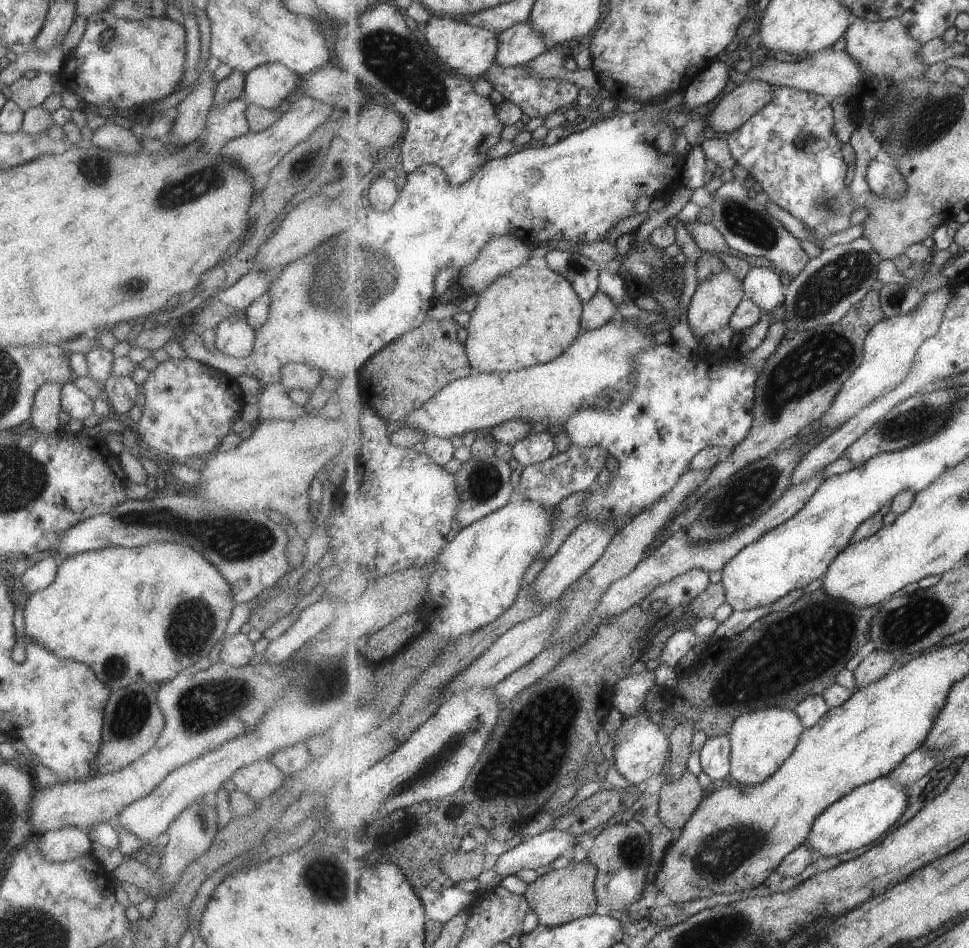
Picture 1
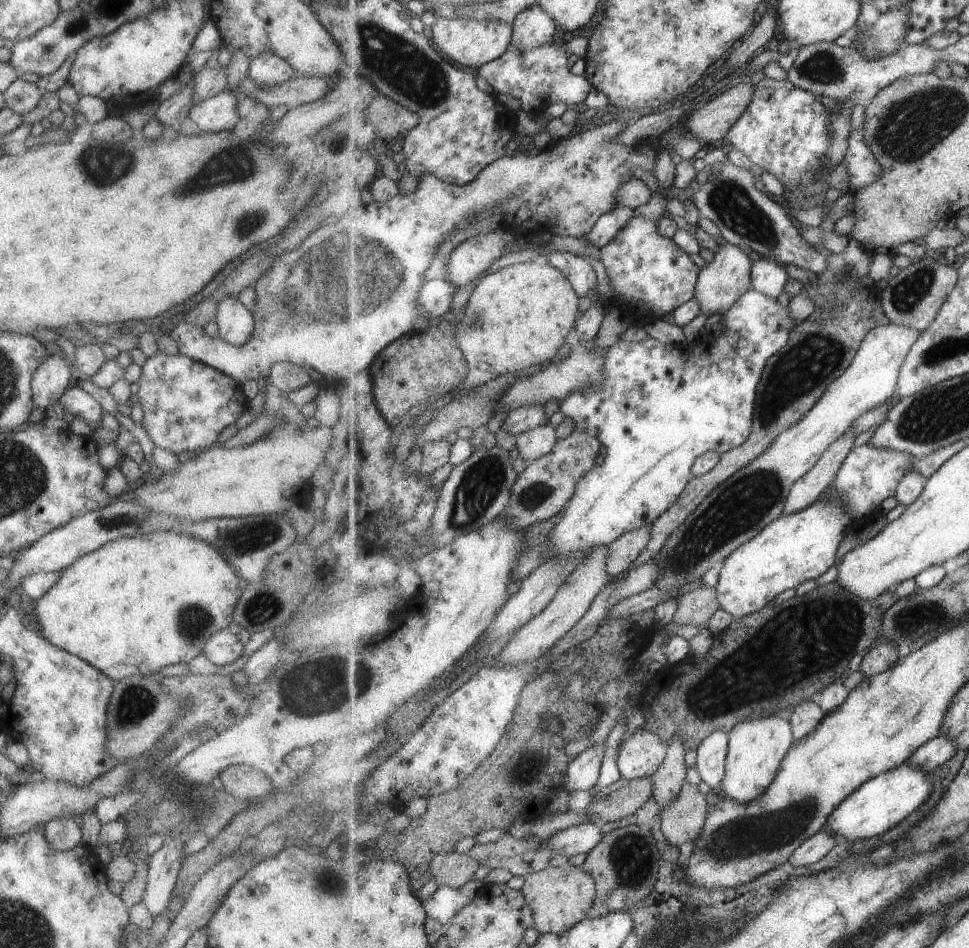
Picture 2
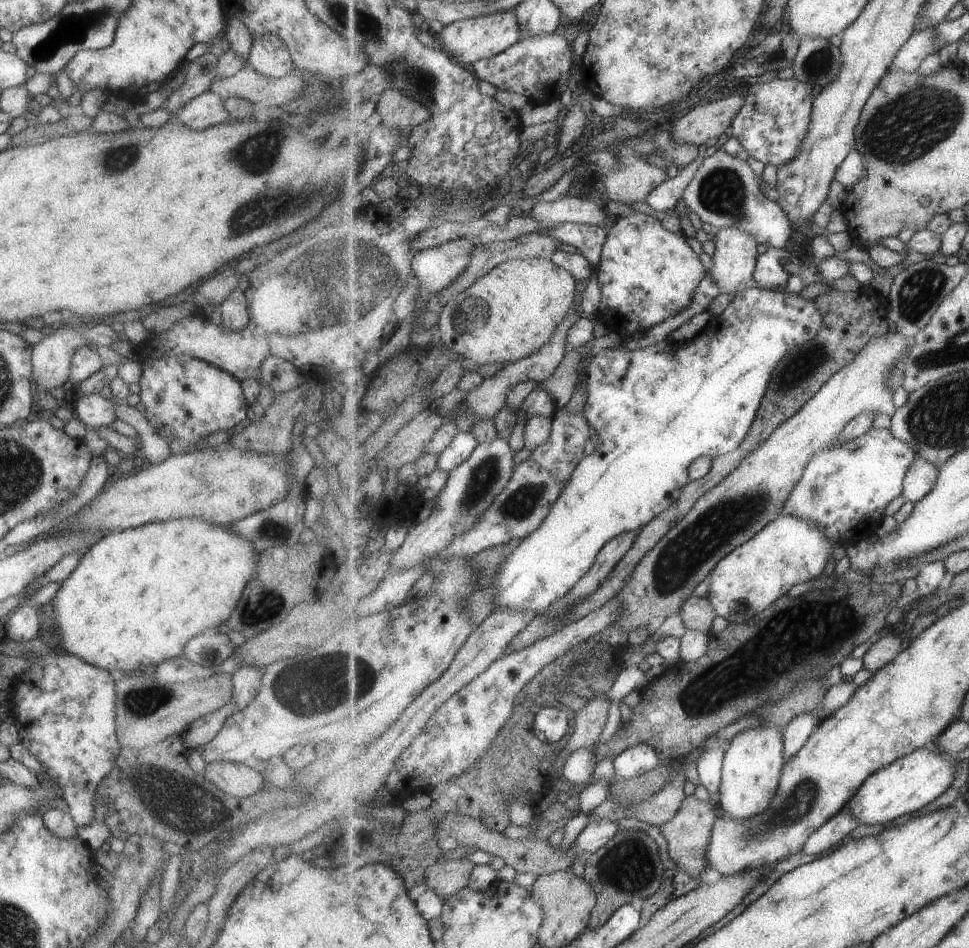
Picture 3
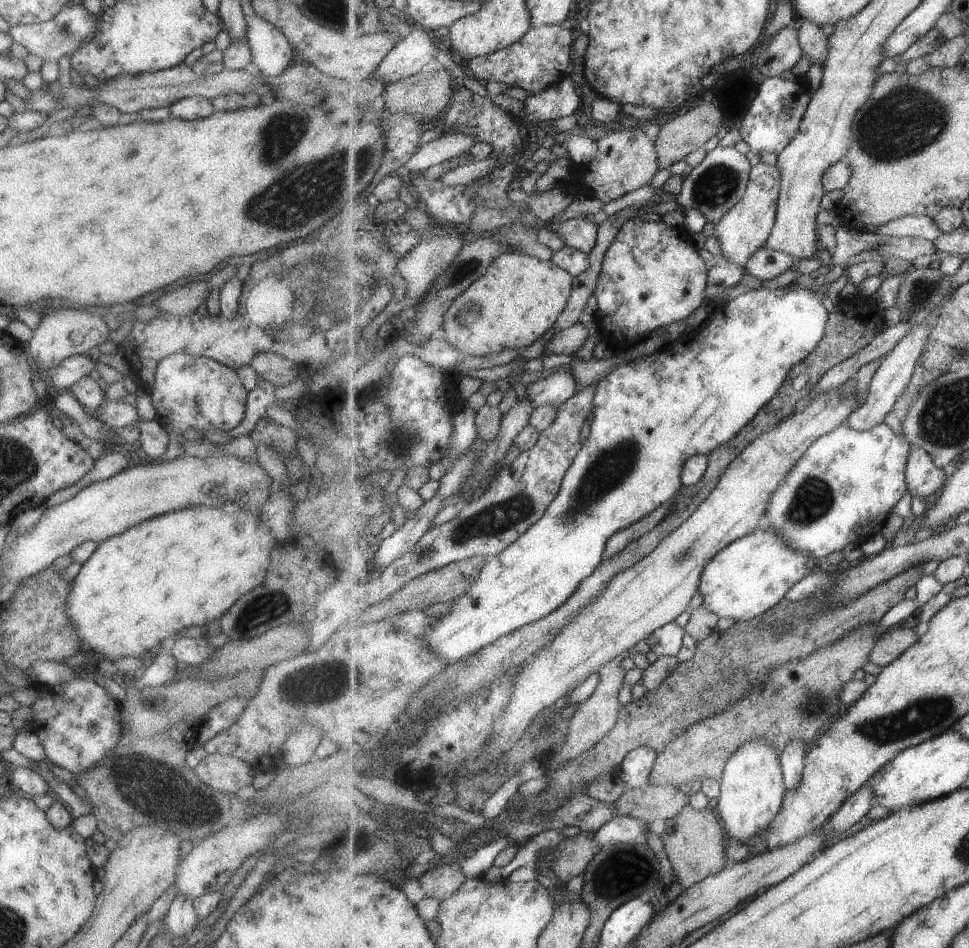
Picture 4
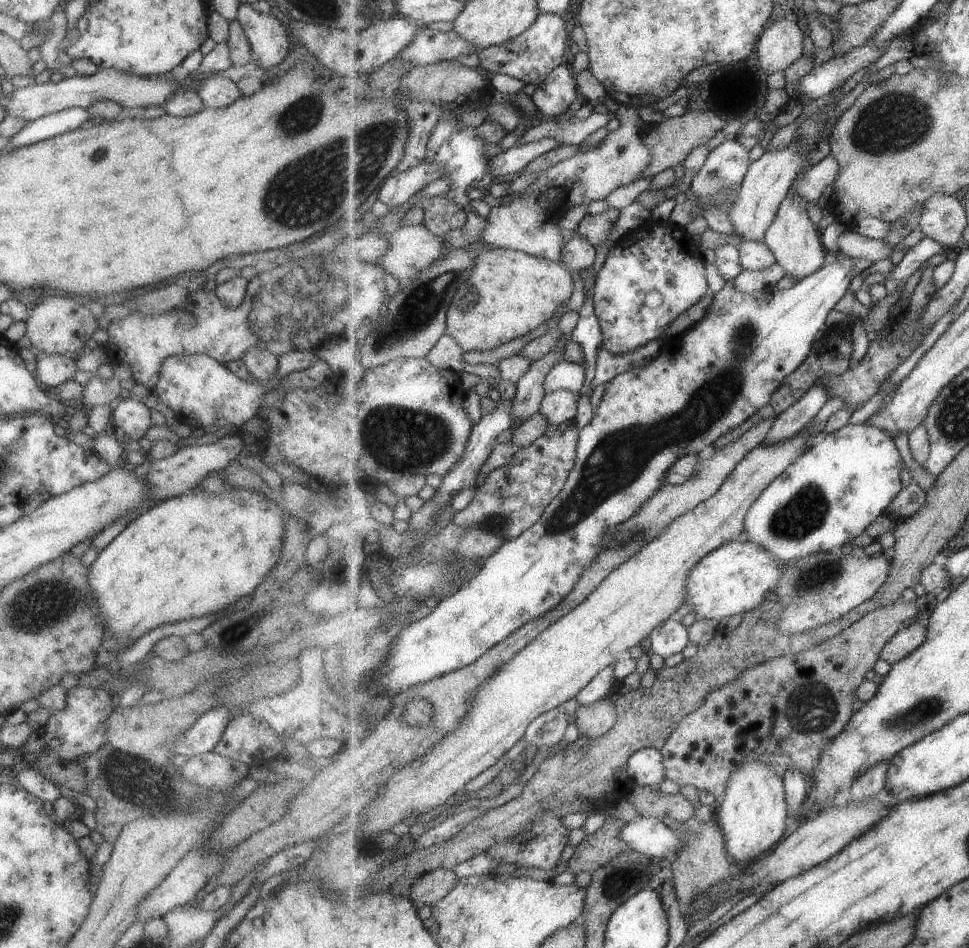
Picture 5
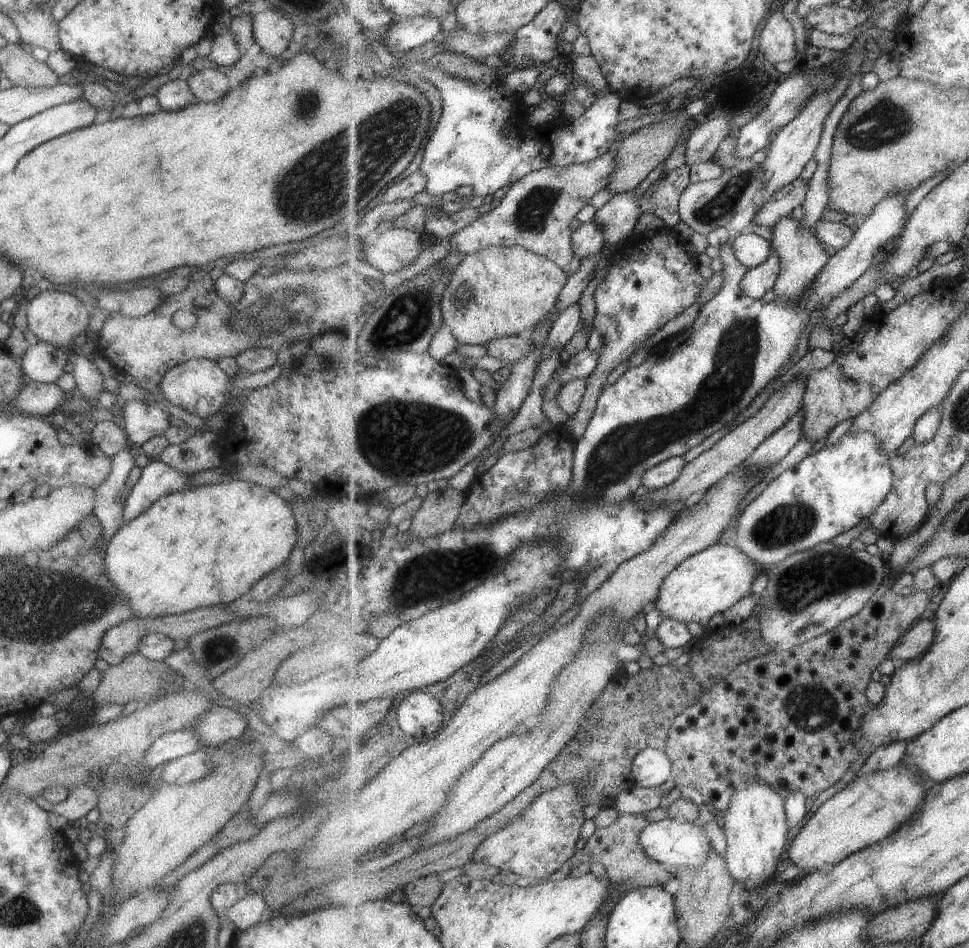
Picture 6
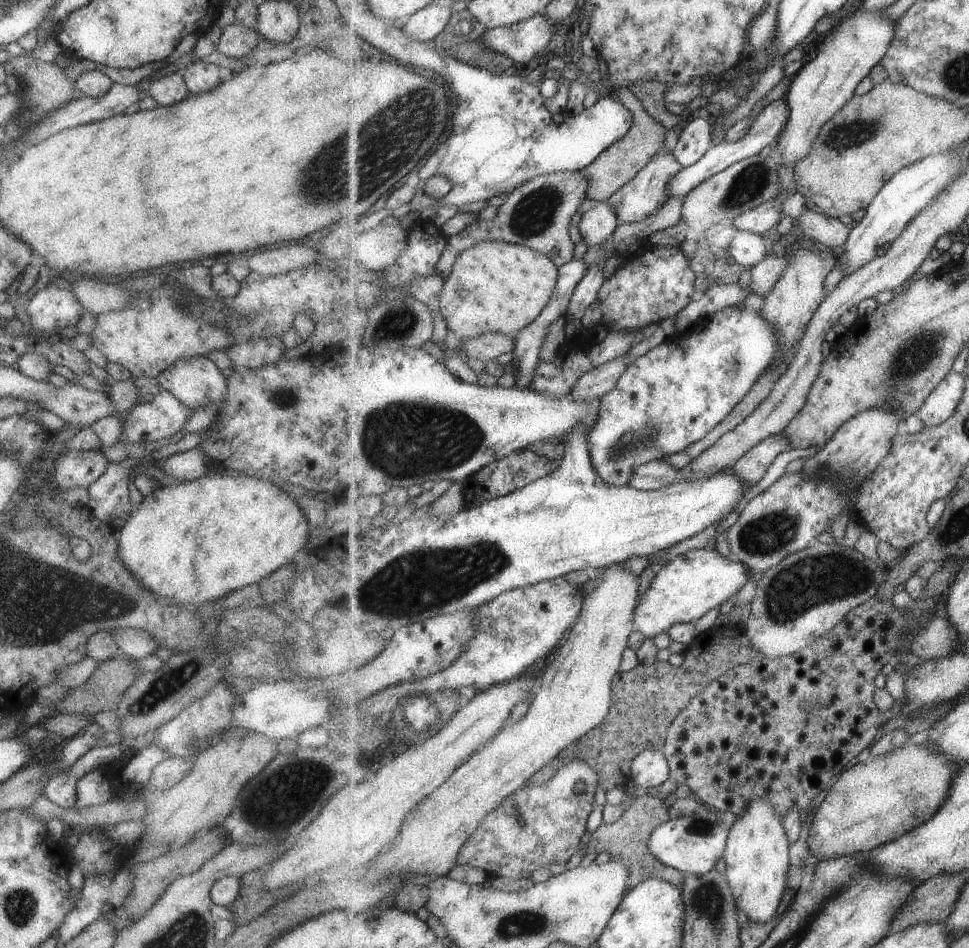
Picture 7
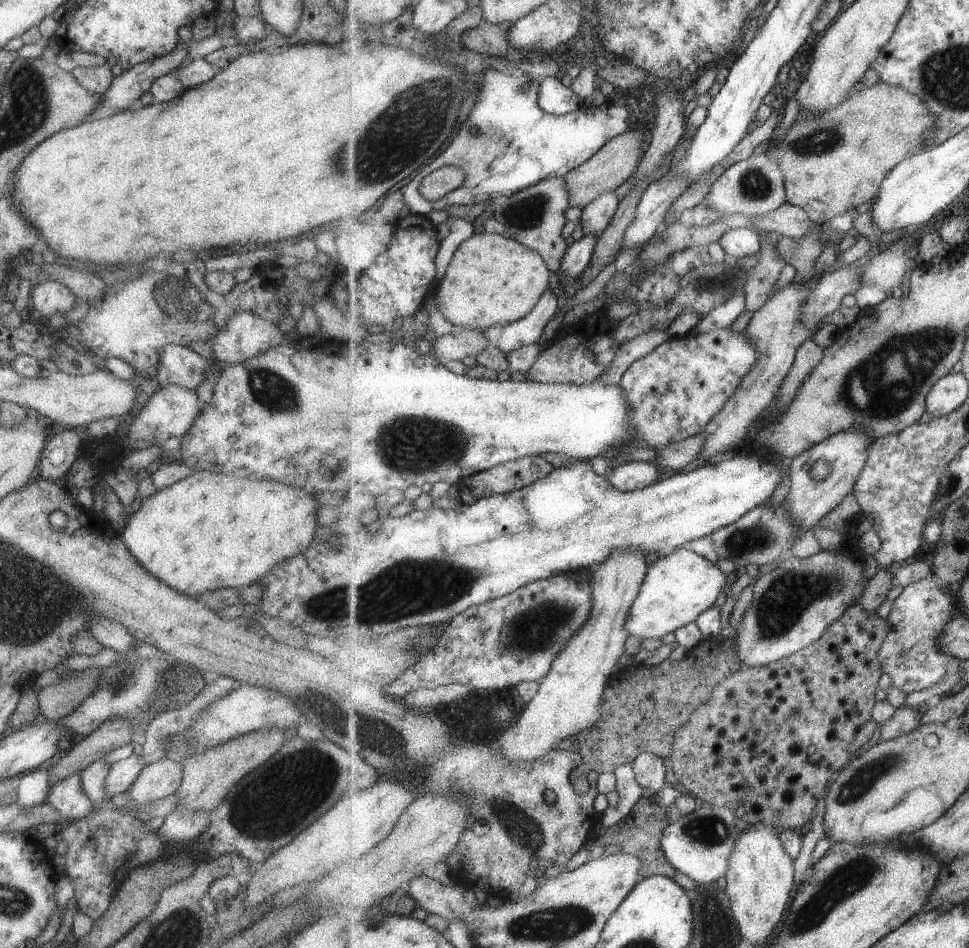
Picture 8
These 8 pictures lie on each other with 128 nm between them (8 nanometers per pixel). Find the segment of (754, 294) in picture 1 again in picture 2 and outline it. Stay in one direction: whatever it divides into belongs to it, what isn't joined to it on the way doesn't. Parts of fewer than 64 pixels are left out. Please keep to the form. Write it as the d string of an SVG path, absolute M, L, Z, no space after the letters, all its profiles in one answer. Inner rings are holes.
M768 257L754 262L752 267L752 289L772 298L779 298L787 284L787 270L785 265L780 264Z

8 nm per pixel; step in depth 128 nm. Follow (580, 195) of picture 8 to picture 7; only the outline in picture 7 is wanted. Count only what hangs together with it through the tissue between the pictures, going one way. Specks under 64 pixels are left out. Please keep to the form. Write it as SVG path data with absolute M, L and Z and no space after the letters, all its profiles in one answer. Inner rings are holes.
M628 87L619 88L618 97L619 101L632 112L634 124L624 138L615 142L615 145L603 152L595 162L582 171L582 174L586 175L588 179L586 198L598 202L607 201L631 180L634 180L665 142L666 129L664 126L652 119L641 100L638 100Z

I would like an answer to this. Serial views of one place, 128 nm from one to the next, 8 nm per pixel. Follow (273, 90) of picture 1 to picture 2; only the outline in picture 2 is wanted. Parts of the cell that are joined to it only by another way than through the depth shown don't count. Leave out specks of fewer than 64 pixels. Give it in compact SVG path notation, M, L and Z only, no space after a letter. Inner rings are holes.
M264 51L250 60L247 76L252 82L263 86L280 84L294 74L294 69L285 60L270 51Z

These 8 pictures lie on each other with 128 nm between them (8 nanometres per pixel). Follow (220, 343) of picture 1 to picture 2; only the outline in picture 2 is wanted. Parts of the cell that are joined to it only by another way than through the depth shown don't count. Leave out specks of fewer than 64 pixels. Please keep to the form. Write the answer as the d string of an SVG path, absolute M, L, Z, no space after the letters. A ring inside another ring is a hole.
M227 296L216 304L216 323L225 343L242 346L253 331L254 316L237 297Z

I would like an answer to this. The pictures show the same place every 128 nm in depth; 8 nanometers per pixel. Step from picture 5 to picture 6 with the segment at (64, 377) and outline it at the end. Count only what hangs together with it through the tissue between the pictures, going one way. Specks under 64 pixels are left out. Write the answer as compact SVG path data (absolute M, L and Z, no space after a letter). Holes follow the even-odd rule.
M38 341L35 346L29 346L17 362L26 380L53 383L64 372L68 362L67 353L68 351L61 347Z

